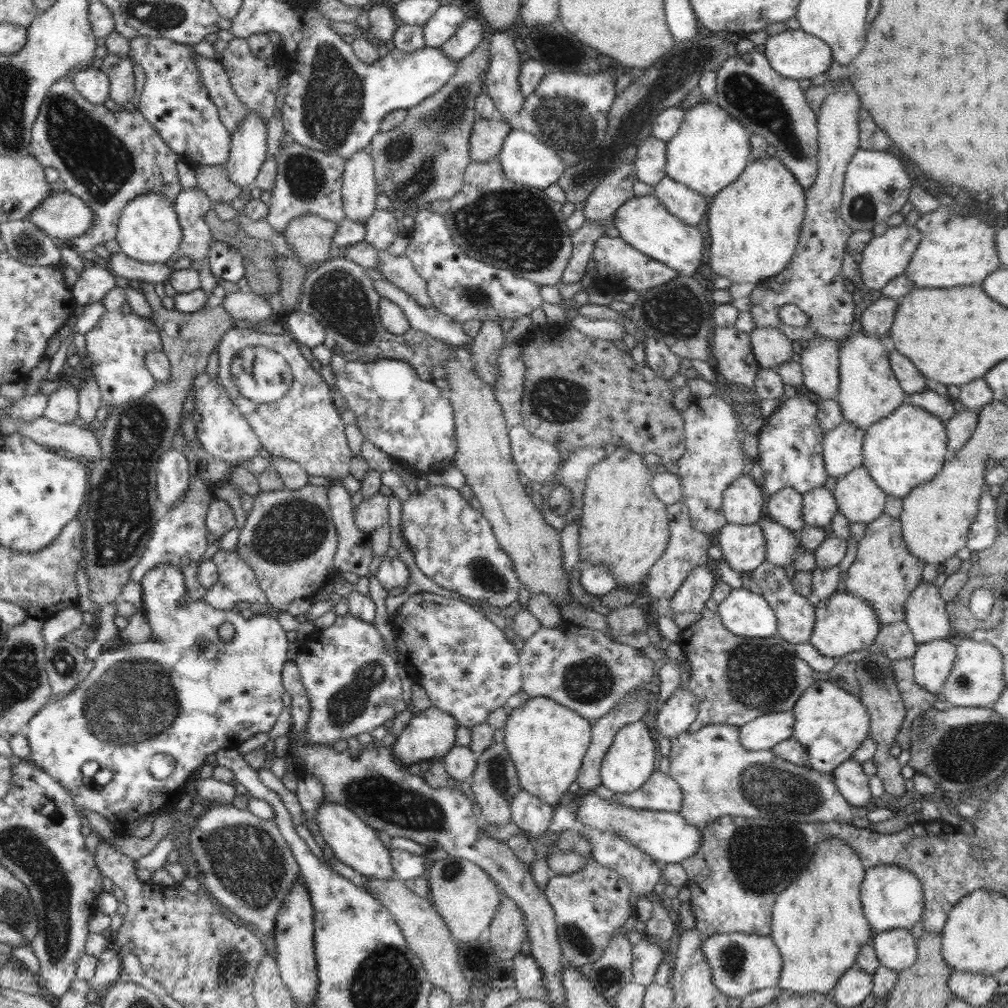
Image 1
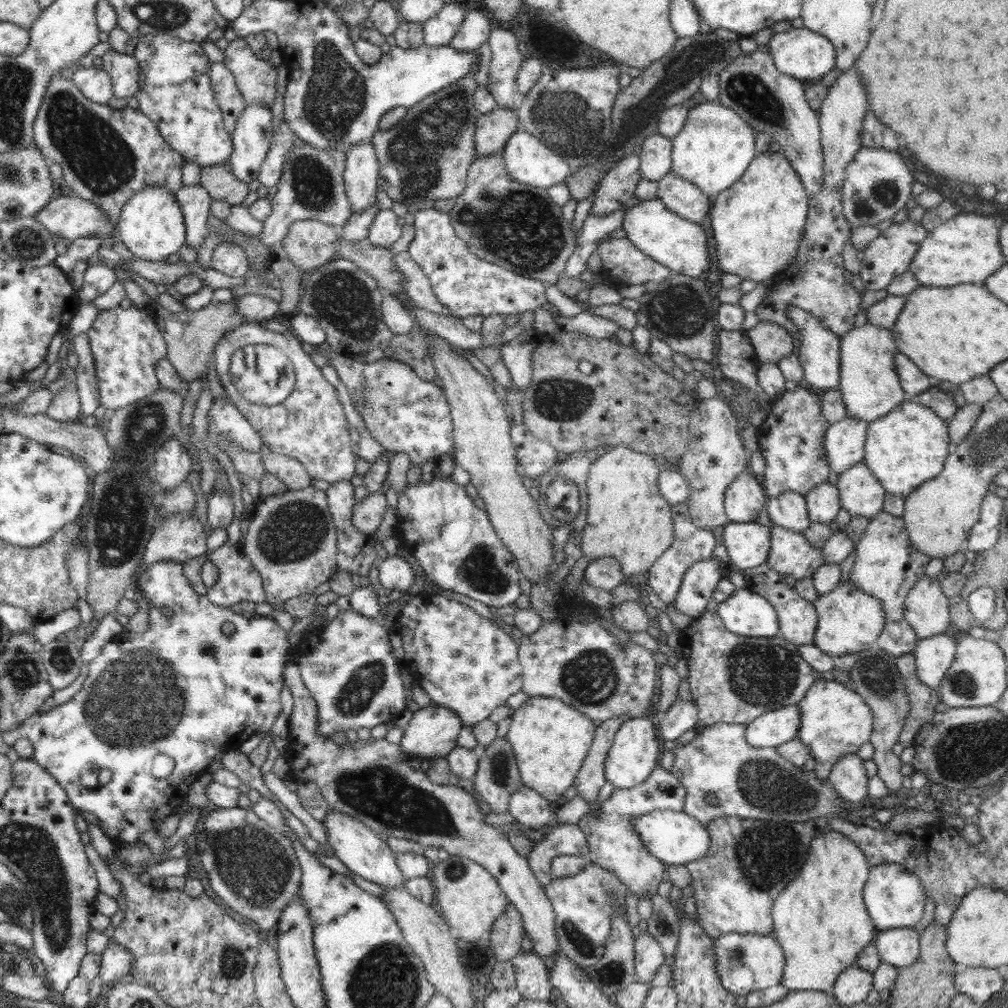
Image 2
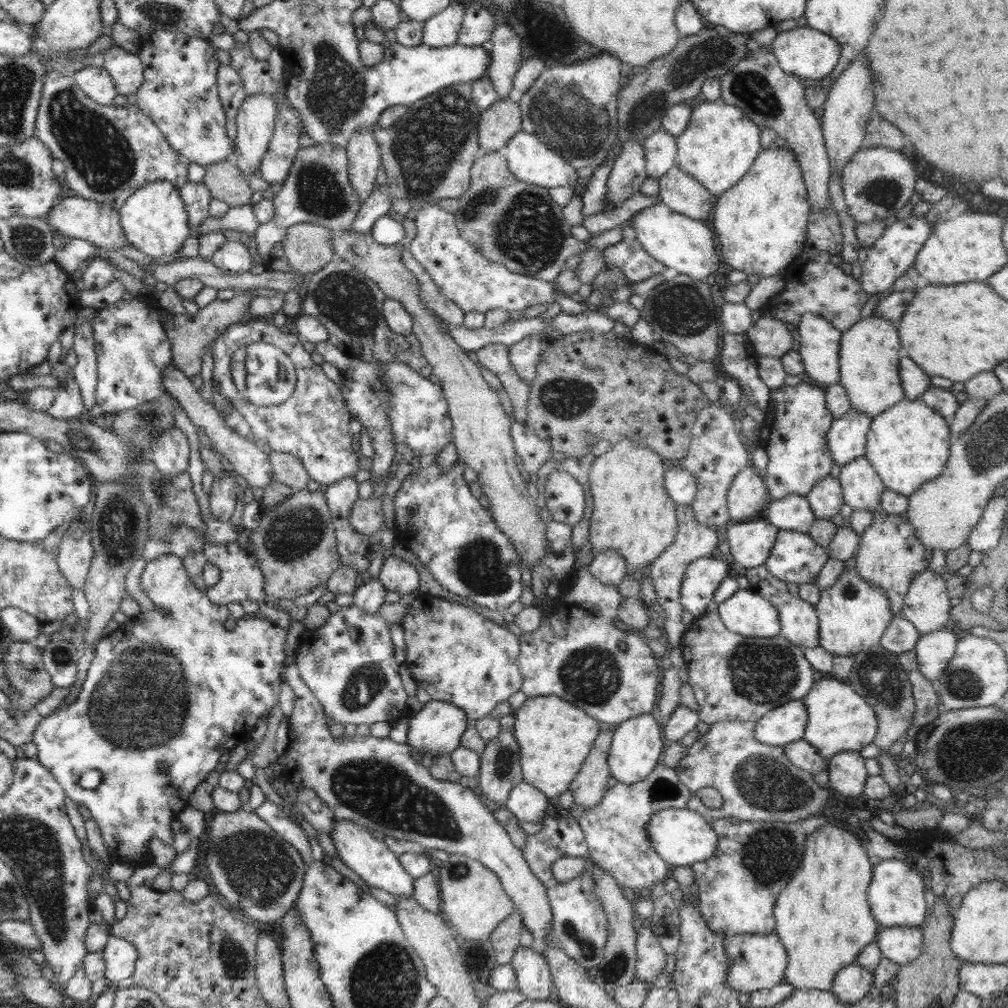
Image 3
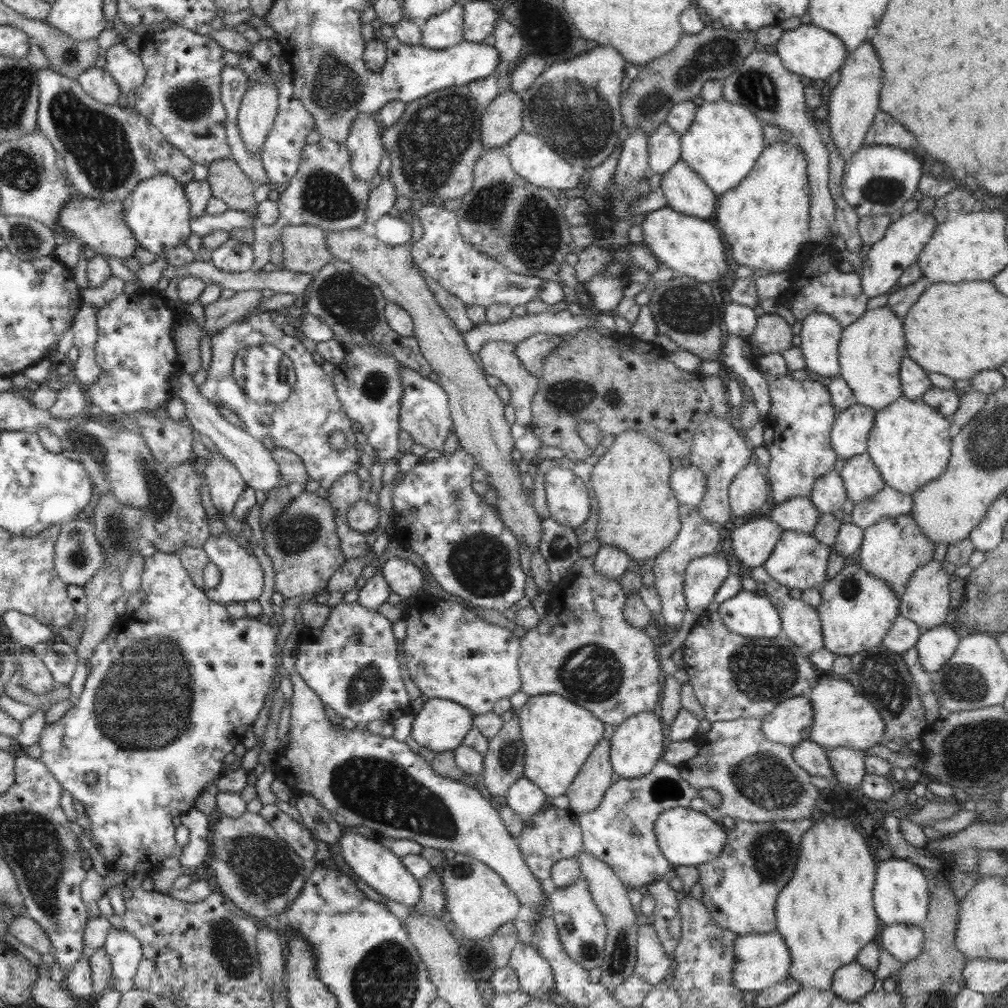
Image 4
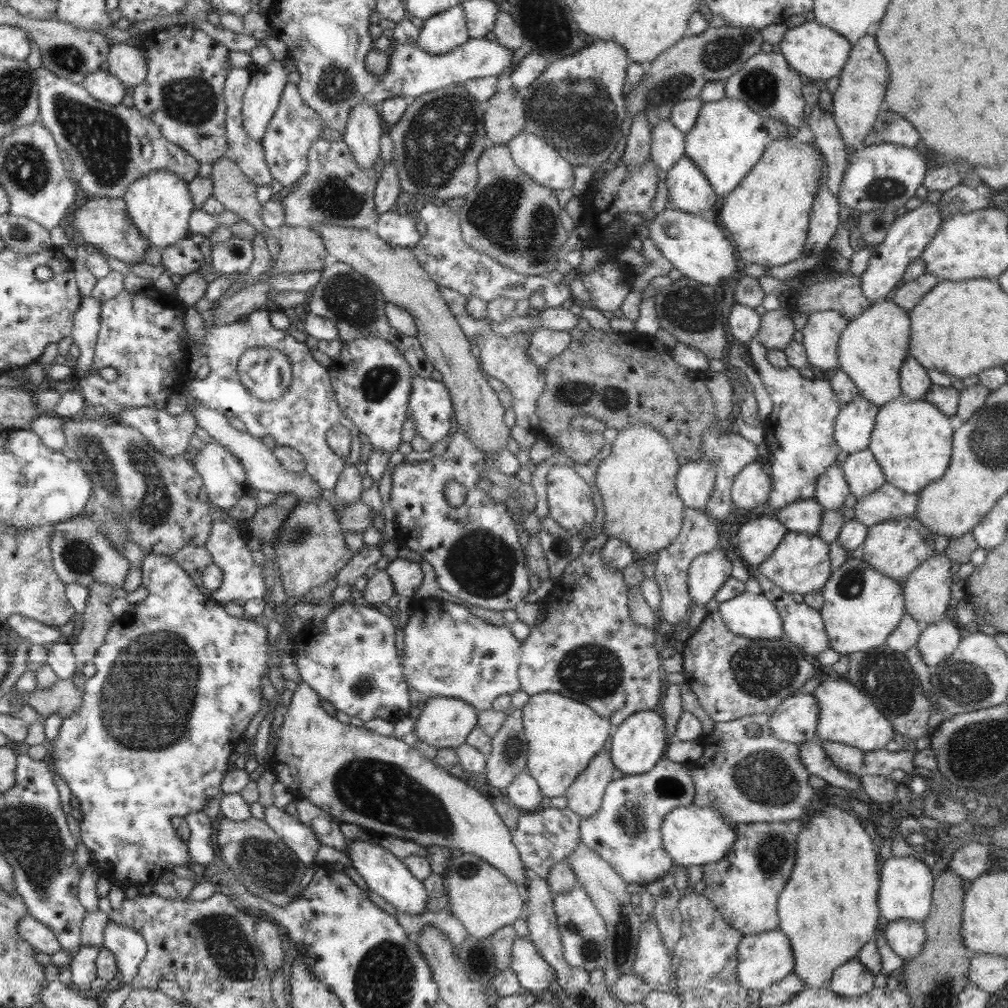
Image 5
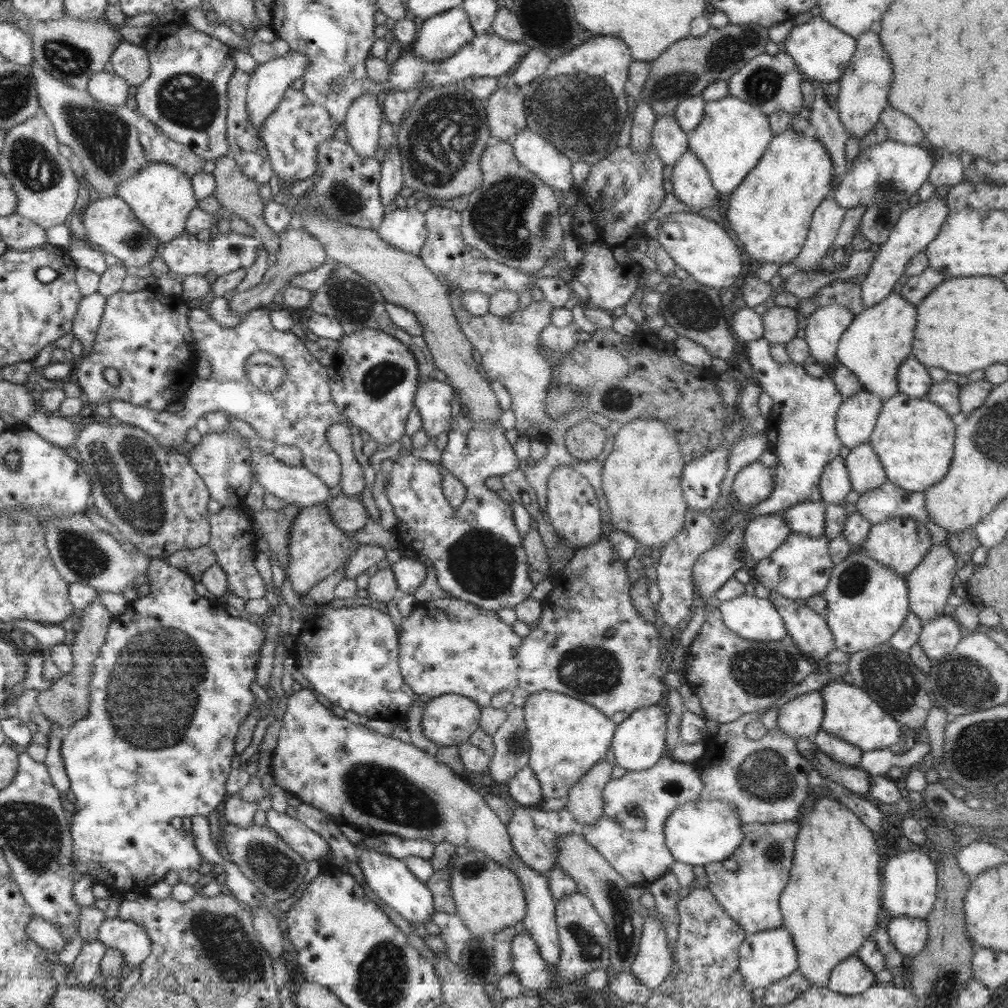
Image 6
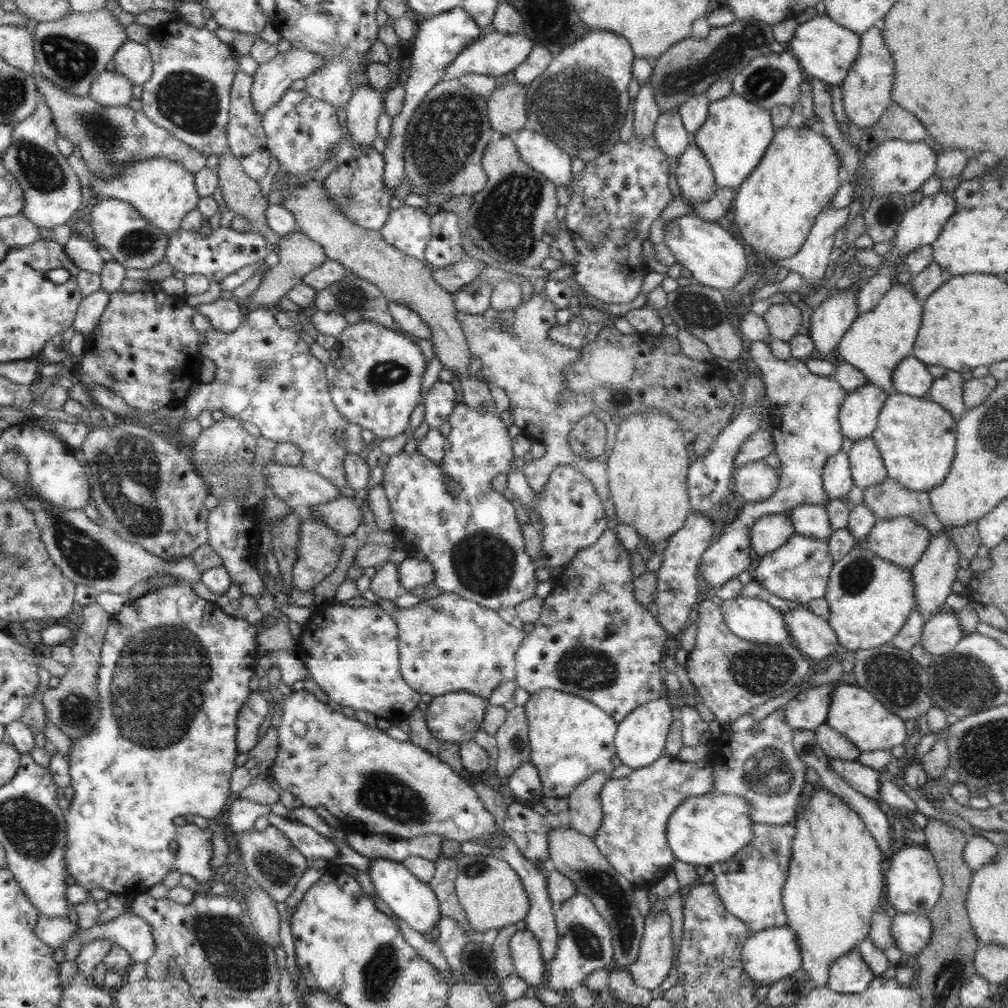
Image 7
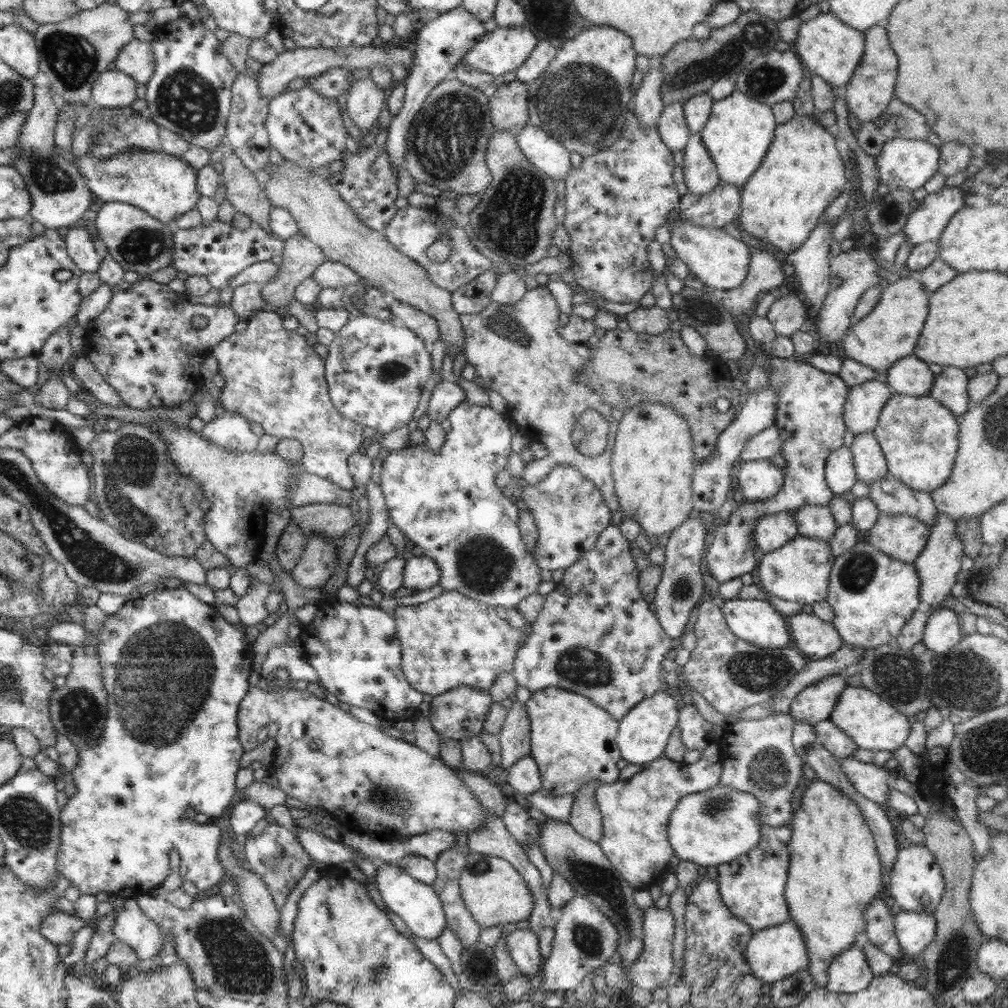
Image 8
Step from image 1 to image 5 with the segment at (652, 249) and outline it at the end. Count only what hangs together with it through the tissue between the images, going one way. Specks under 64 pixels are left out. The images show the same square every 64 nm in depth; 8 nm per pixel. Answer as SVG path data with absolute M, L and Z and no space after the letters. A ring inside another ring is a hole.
M677 208L666 209L650 221L648 228L650 240L672 263L673 268L696 282L715 287L730 280L738 272L734 244L726 237L723 228L709 216L693 215Z

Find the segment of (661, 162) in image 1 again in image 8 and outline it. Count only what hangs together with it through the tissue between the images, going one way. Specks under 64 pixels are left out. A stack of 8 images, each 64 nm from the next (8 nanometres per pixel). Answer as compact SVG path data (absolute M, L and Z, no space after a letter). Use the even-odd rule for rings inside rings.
M684 103L665 106L656 126L670 152L685 149L692 133L686 123Z

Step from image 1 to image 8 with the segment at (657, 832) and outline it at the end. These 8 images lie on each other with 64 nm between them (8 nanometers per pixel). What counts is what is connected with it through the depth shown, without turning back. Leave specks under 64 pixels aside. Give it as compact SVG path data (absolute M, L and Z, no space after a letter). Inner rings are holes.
M716 785L710 789L694 792L682 796L670 815L668 821L667 835L674 854L680 860L689 860L703 867L717 866L732 862L740 858L743 854L748 854L758 840L762 838L762 820L760 814L760 801L752 793L738 791L734 787L726 785Z

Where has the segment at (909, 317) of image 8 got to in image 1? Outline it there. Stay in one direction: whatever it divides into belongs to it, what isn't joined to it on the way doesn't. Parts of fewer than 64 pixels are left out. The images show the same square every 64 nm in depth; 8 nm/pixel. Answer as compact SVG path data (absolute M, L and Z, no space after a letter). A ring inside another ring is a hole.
M856 332L839 348L839 394L838 403L846 421L866 430L870 425L894 412L898 406L908 401L908 395L894 377L890 367L888 352L891 344L887 338Z

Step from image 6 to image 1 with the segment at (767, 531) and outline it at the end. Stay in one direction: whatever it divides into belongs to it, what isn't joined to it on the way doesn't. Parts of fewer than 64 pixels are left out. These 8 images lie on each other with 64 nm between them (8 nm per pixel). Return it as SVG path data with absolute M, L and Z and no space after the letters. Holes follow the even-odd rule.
M726 523L718 534L718 545L723 550L724 562L743 573L754 571L766 559L766 539L758 523Z

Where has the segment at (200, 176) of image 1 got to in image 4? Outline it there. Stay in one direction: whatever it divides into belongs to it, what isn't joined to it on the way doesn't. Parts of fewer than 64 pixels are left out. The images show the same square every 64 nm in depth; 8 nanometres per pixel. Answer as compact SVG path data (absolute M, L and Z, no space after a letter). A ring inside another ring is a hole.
M221 159L207 166L212 196L225 202L232 210L244 210L256 217L258 202L254 199L257 185L235 164L234 161Z

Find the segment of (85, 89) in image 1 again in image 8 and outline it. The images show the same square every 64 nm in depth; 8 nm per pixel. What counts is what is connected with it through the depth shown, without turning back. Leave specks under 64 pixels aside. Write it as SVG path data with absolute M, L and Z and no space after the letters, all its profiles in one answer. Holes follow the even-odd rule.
M114 68L99 74L91 90L91 102L101 109L130 108L136 100L137 82Z

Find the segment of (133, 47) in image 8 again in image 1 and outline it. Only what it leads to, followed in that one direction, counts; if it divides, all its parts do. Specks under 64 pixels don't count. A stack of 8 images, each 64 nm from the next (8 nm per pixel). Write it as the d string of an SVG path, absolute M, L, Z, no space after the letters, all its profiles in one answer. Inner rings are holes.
M108 53L103 59L101 69L108 75L110 81L109 98L123 106L134 97L136 84L134 64L130 57L119 57Z

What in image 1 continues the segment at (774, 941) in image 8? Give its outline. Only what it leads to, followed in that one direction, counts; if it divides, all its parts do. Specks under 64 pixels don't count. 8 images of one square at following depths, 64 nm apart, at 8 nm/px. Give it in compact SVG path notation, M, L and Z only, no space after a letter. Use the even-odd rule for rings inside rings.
M731 932L705 937L702 951L712 971L712 983L727 998L743 998L755 990L775 987L780 980L782 955L770 935L758 936L743 932Z

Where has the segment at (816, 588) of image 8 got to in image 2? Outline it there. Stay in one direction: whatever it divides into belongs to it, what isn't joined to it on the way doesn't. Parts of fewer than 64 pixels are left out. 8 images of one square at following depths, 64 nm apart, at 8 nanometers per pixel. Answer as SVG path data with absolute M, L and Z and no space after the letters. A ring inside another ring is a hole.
M770 524L770 552L765 562L782 576L812 578L822 566L822 553L802 533Z

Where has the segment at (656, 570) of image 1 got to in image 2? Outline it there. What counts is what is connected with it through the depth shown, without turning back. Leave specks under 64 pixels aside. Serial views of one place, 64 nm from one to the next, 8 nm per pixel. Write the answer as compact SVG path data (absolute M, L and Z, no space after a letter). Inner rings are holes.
M686 503L672 505L672 519L674 519L674 540L648 570L647 584L660 597L660 601L664 603L663 608L675 606L682 579L688 567L692 563L712 558L714 547L718 544L711 530L698 528L692 523Z

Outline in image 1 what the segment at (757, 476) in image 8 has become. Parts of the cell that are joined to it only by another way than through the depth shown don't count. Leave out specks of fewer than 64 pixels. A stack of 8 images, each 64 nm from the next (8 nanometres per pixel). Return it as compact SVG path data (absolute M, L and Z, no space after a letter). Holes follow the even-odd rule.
M740 475L728 485L723 498L726 522L732 524L758 523L765 514L767 495L749 475Z

